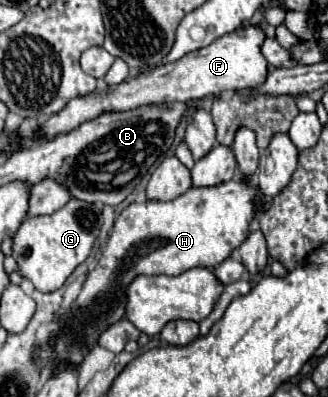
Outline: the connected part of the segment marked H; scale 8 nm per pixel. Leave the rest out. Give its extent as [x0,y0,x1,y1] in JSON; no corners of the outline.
[53,180,257,366]

